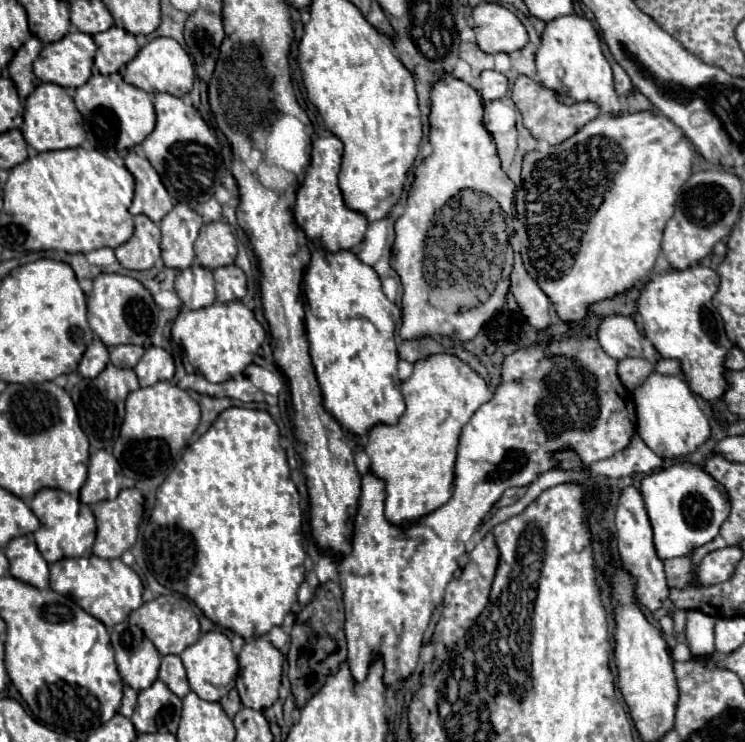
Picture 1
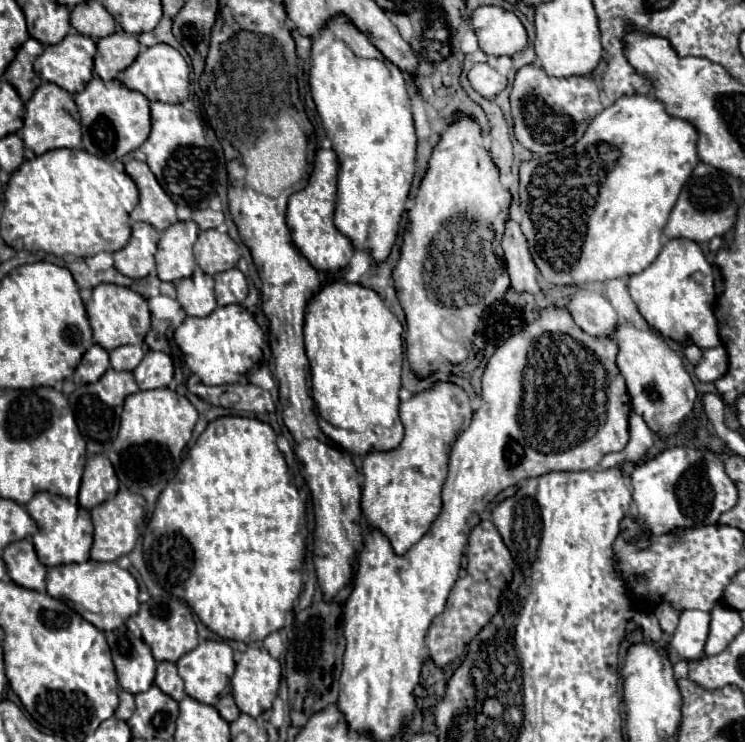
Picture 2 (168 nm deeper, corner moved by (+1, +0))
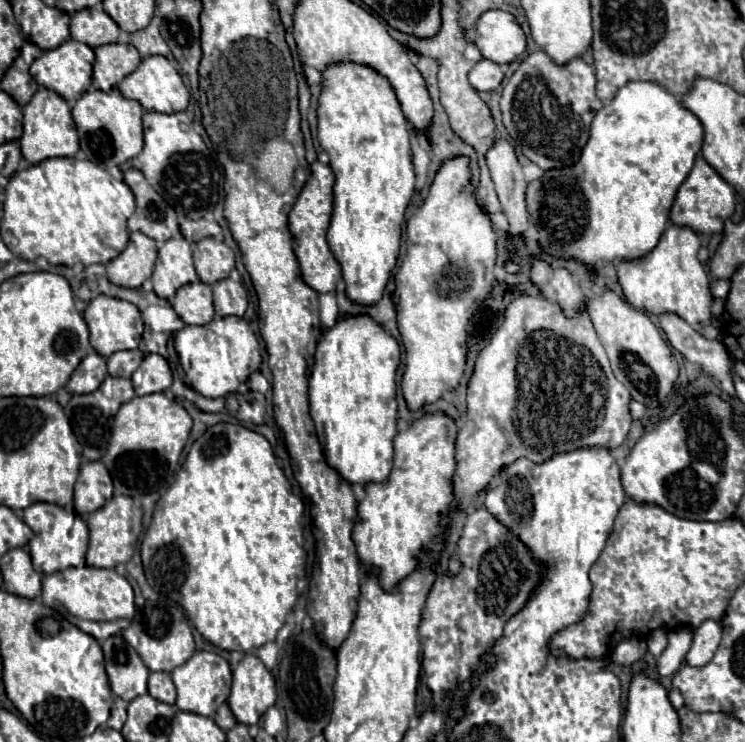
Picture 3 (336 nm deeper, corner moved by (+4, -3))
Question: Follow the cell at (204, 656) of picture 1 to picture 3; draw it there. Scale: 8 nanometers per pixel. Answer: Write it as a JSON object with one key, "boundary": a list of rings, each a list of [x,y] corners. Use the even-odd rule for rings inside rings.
{"boundary":[[[204,650],[194,652],[188,662],[184,662],[182,666],[178,666],[172,672],[172,680],[174,680],[176,690],[178,690],[176,706],[180,710],[188,710],[188,712],[194,712],[194,714],[212,716],[214,710],[216,710],[216,700],[220,696],[224,696],[224,690],[228,688],[226,674],[232,674],[230,664],[228,664],[226,658],[222,658],[216,652],[204,652]]]}

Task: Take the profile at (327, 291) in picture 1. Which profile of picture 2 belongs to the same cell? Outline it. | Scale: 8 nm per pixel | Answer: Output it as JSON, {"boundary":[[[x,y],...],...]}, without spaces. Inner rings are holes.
{"boundary":[[[333,281],[309,301],[305,351],[311,365],[319,427],[333,443],[353,455],[393,451],[403,439],[403,425],[399,421],[401,333],[403,327],[397,317],[367,287]]]}

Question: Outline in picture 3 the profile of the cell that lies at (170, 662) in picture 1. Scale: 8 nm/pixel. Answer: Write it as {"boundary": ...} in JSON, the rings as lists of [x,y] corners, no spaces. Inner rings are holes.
{"boundary":[[[150,672],[148,678],[148,694],[152,694],[152,698],[166,702],[170,706],[174,706],[176,702],[176,686],[170,678],[168,672]]]}

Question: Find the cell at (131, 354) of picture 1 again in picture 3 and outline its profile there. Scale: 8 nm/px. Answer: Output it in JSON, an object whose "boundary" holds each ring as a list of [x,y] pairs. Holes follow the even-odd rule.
{"boundary":[[[124,350],[124,352],[116,352],[112,356],[106,358],[108,362],[108,372],[112,376],[122,376],[122,378],[130,378],[134,374],[134,370],[140,366],[144,354],[142,350]]]}

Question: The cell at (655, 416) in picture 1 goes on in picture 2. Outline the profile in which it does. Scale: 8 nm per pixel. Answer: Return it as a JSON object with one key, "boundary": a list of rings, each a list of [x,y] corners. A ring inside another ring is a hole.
{"boundary":[[[621,323],[613,331],[619,355],[617,367],[627,383],[633,409],[645,419],[649,429],[659,435],[673,435],[677,427],[691,415],[695,403],[695,387],[687,373],[683,359],[675,347],[653,329],[637,329],[633,323]]]}

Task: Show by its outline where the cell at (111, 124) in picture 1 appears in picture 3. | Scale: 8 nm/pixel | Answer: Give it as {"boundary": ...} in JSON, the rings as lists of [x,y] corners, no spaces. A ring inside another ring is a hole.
{"boundary":[[[112,88],[110,92],[84,92],[72,108],[72,116],[80,136],[80,150],[86,154],[90,162],[96,162],[102,168],[120,166],[126,160],[138,156],[142,150],[142,114],[142,104],[124,98],[118,88]]]}

